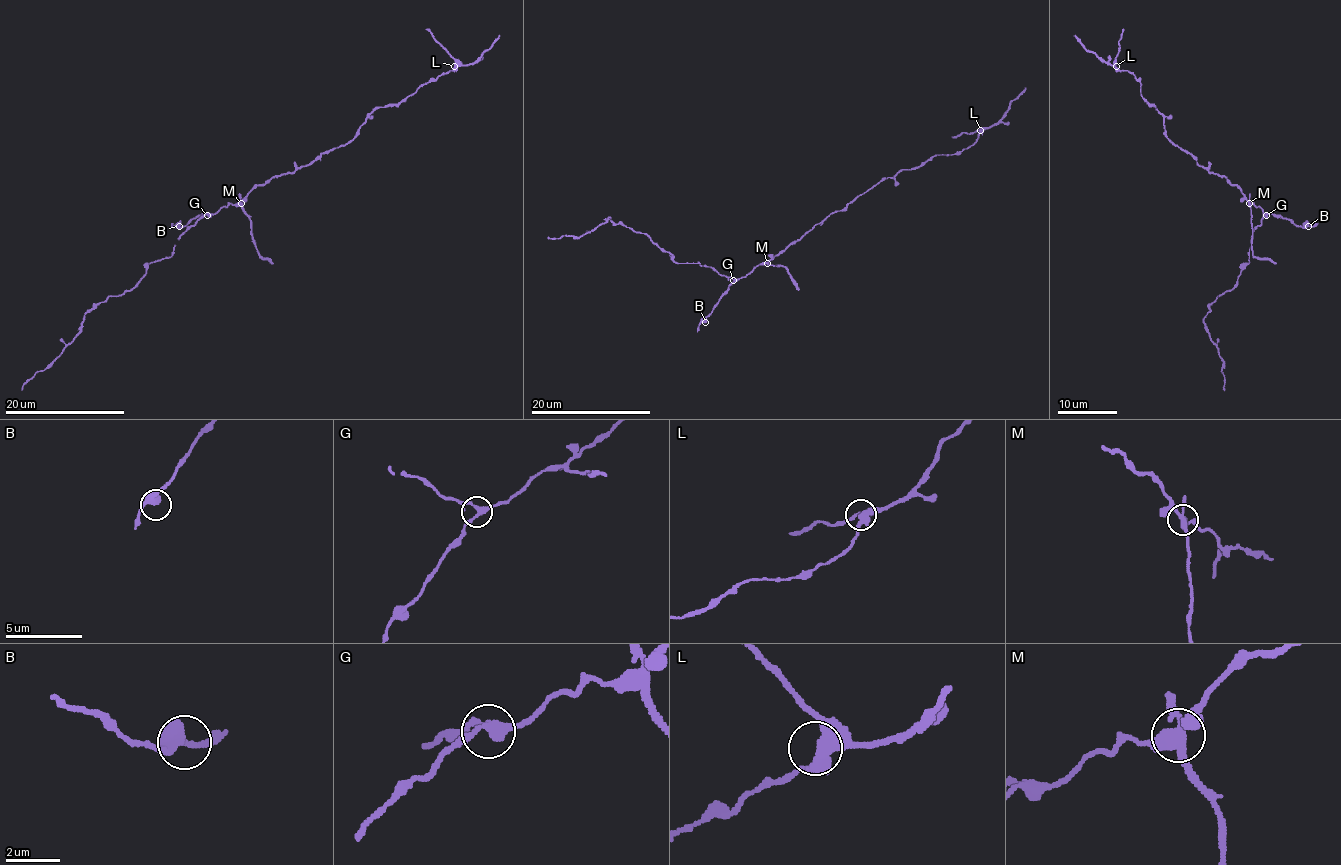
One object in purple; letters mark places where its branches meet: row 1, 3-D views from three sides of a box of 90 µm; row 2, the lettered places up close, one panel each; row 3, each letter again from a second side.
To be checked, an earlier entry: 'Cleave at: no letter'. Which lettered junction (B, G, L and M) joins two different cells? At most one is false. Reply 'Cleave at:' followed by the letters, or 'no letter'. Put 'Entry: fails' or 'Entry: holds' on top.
Entry: fails
Cleave at: M

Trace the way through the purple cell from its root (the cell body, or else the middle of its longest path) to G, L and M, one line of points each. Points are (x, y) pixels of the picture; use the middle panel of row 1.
G: (781, 254), (733, 280)
L: (781, 254), (882, 179), (920, 167), (935, 155), (953, 155), (969, 148), (980, 130)
M: (781, 254), (767, 263)

